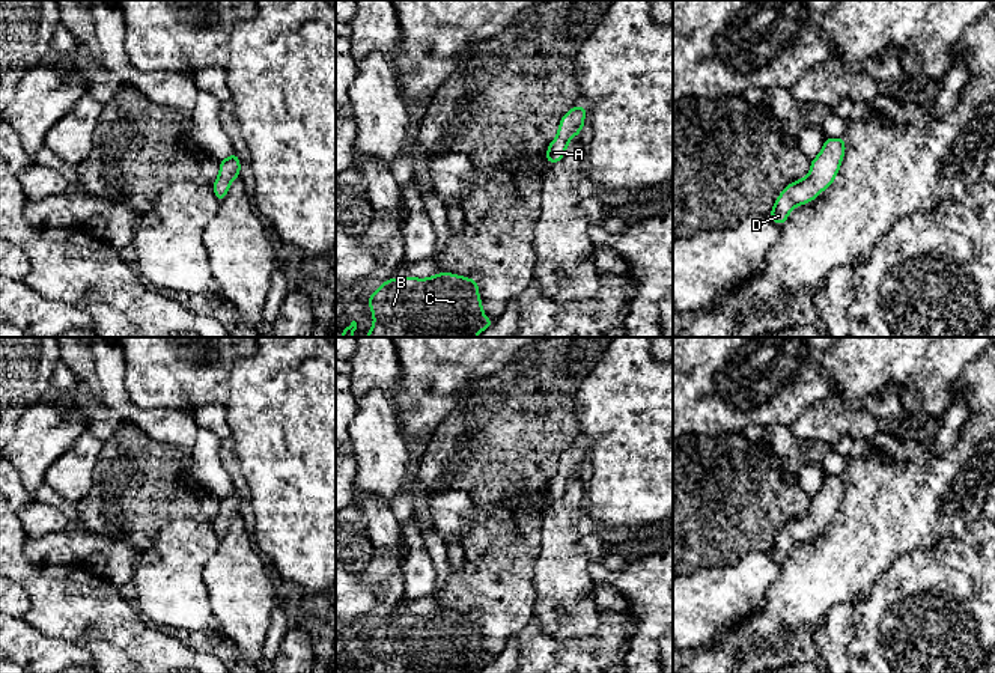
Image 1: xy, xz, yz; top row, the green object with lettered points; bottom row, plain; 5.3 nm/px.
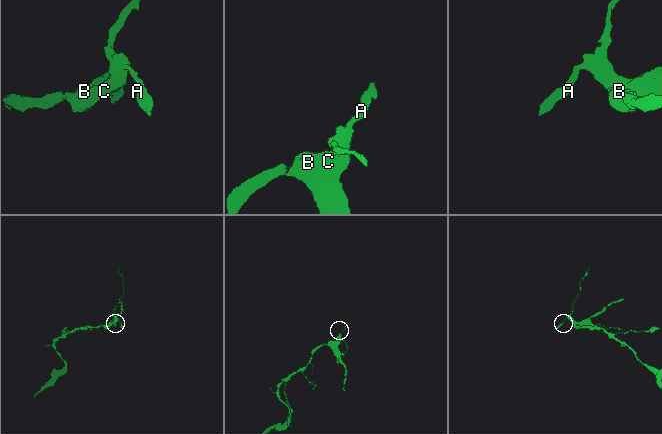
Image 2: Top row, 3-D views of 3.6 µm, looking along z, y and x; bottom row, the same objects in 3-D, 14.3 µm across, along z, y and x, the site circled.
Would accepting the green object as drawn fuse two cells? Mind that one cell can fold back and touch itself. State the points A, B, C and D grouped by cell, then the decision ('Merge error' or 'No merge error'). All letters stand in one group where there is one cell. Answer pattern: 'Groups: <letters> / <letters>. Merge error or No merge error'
Groups: A B C D. No merge error

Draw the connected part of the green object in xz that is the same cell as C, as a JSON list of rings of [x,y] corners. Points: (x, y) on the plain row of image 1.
[[[450,610],[429,616],[390,616],[367,640],[373,652],[373,664],[367,673],[477,673],[495,661],[483,650],[477,619]]]

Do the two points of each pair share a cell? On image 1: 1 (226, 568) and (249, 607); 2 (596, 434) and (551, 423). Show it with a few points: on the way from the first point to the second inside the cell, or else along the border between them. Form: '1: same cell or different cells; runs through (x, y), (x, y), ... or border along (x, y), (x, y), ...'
1: same cell; runs through (235, 577), (243, 598)
2: different cells; border along (575, 396), (575, 414), (584, 440)

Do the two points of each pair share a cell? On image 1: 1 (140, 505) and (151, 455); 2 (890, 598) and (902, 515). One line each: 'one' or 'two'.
1: one
2: two

